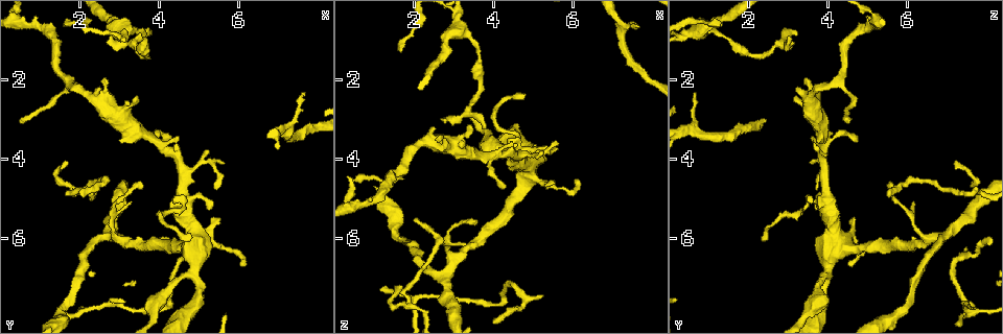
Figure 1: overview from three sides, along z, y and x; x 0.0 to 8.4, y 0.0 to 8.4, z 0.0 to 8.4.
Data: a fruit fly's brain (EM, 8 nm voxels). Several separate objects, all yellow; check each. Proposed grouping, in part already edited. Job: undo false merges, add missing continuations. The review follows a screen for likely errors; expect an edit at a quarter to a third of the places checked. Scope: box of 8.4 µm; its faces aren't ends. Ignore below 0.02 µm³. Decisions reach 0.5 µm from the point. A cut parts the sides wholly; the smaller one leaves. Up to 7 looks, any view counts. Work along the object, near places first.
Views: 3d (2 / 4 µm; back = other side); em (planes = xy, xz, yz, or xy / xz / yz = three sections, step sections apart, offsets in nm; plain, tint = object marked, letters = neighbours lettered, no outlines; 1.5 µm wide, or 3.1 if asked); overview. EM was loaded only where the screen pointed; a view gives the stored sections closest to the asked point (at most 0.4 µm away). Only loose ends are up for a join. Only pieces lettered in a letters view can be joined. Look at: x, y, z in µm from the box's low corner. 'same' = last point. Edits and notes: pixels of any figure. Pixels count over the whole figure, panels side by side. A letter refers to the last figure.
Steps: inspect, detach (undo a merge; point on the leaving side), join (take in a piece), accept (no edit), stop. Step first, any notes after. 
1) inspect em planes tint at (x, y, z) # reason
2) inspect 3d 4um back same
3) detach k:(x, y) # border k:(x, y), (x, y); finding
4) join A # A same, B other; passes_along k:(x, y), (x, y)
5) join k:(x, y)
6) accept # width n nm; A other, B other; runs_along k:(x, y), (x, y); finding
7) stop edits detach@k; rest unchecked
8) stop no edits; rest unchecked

inspect em planes letters at (4.50, 3.45, 3.60) # free end

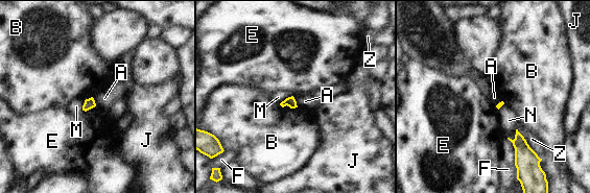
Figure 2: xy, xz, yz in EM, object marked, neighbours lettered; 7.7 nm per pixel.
accept # longest_contact Z 300 nm; A other, B other, E other, F other, J other, M other, N other, Z other; border 2:(292, 96), (298, 106); none of them fits

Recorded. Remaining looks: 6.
inspect 3d 2um at (5.55, 5.55, 4.55) # branch stops here

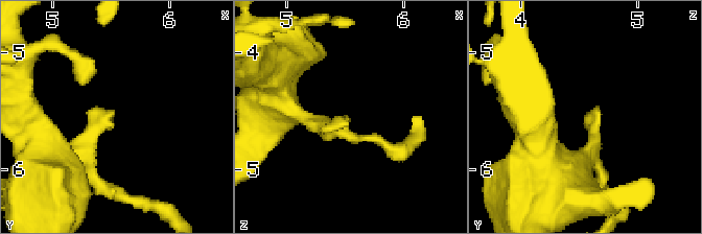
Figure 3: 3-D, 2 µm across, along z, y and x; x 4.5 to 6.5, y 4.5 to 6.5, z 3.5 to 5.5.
inspect em planes letters at (5.48, 5.50, 4.60)

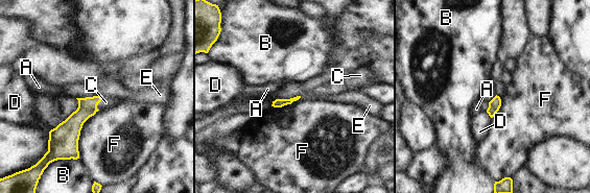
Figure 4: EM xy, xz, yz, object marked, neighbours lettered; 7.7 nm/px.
join C # A other, B other, C same, D other, E other, F other; passes_along 4:(87, 107), (98, 102), (105, 102); it goes on there

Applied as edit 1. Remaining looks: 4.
inspect overview

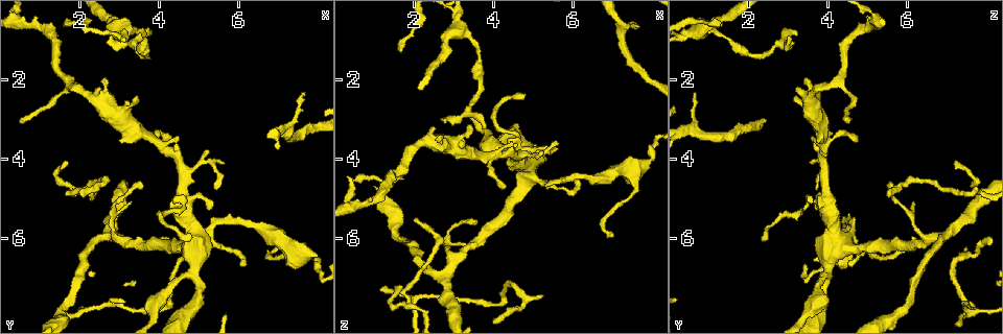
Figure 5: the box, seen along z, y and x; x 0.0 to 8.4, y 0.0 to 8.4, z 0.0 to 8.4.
inspect 3d 2um at (1.60, 0.65, 1.25) # long arm stops here

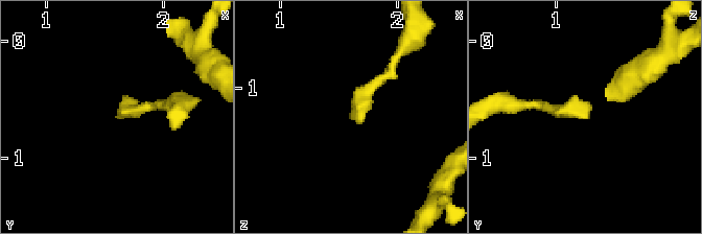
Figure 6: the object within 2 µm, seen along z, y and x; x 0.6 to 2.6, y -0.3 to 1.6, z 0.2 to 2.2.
inspect em planes plain at (1.62, 0.64, 1.26) # shape alone is not enough

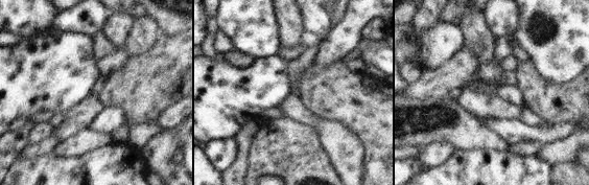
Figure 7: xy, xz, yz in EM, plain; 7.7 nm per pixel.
inspect em planes letters same

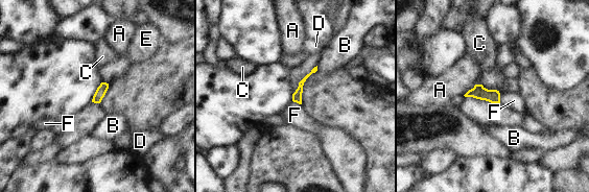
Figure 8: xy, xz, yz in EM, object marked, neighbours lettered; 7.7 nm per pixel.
accept # width 80 nm; A other, B other, C other, D other, E other, F other; border 8:(499, 94), (500, 102); no lettered piece goes on from it

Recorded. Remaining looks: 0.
stop edits join@4; rest unchecked

